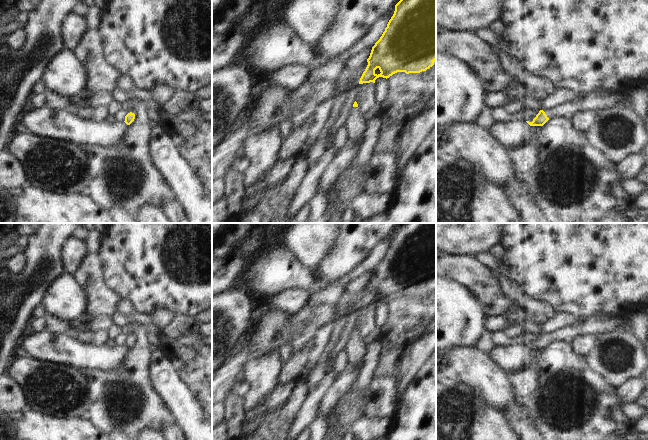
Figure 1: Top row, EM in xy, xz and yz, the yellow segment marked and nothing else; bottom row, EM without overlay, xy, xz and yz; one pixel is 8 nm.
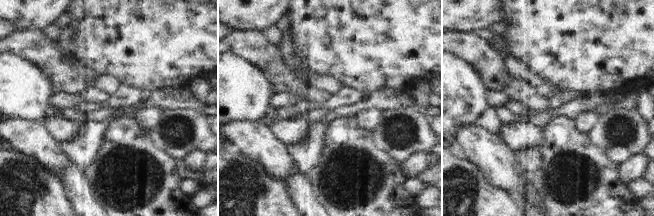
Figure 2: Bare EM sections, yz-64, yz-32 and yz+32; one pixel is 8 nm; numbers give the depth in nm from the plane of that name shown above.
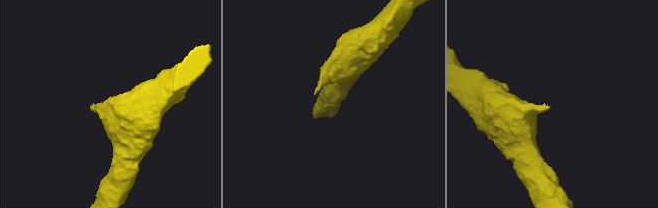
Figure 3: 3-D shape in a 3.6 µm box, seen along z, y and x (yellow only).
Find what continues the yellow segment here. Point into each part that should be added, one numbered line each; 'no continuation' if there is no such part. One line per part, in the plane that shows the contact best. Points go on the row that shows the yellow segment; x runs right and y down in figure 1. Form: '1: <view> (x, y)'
1: yz (599, 100)

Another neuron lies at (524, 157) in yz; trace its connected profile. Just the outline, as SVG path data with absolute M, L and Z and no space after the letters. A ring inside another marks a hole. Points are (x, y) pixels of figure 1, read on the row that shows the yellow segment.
M541 126L530 127L534 133L533 140L529 143L507 150L511 161L515 166L515 171L520 176L530 171L537 164L537 152Z

